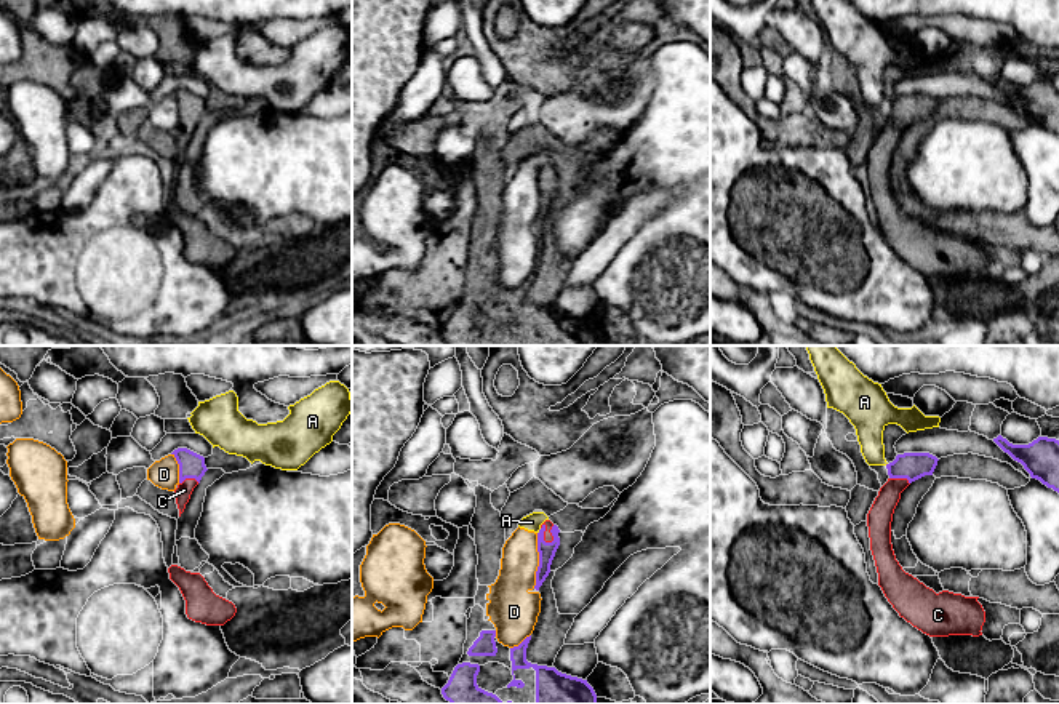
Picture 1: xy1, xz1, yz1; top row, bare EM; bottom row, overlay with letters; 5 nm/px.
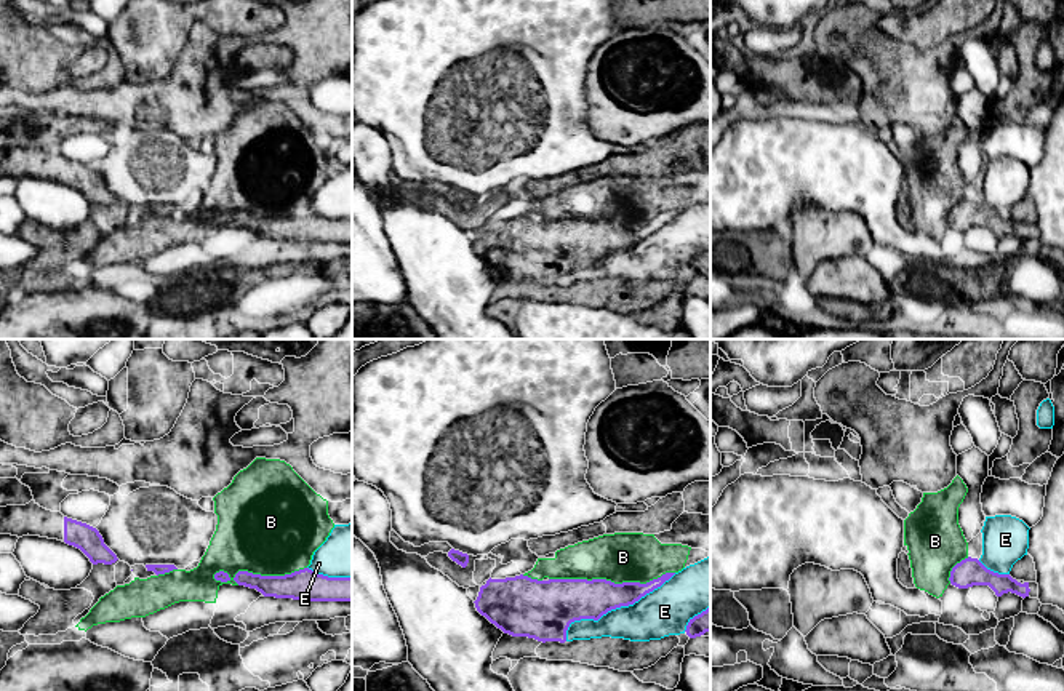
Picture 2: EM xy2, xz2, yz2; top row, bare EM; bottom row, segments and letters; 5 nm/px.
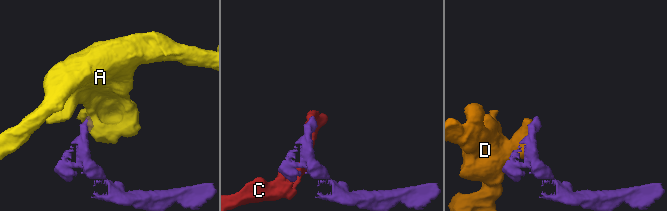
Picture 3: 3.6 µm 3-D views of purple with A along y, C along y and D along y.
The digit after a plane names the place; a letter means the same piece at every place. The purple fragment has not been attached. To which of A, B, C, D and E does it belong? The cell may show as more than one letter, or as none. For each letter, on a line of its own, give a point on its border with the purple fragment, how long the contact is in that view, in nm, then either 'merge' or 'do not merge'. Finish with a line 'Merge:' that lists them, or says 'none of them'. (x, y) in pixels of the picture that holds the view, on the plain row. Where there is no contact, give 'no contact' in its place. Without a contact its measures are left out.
A: contact xz1 (539, 173); length 40 nm; do not merge
B: contact xz2 (612, 224); length 650 nm; do not merge
C: contact xz1 (543, 176); length 110 nm; merge
D: contact xz1 (539, 202); length 280 nm; do not merge
E: contact xz2 (615, 250); length 650 nm; do not merge
Merge: C

